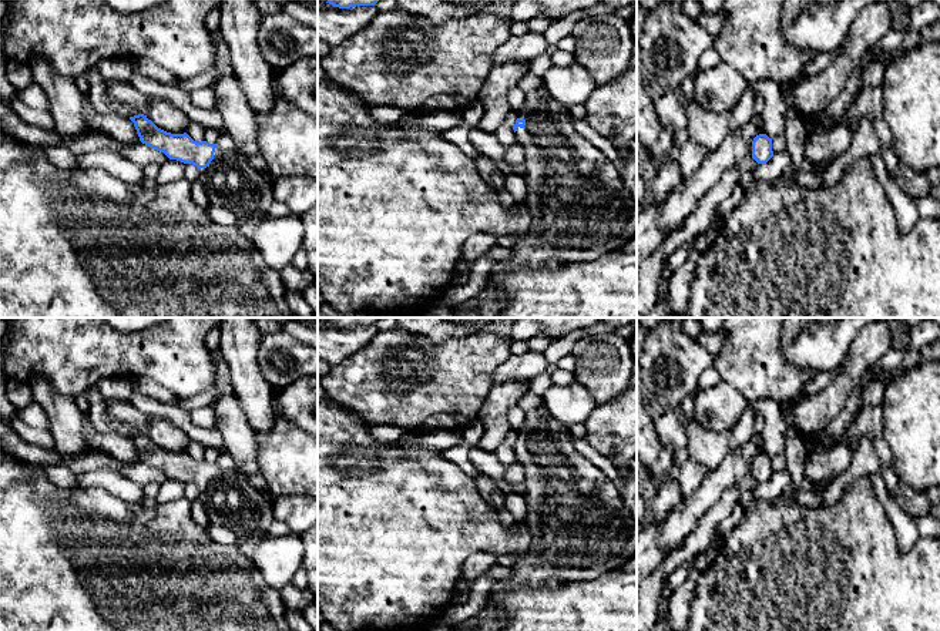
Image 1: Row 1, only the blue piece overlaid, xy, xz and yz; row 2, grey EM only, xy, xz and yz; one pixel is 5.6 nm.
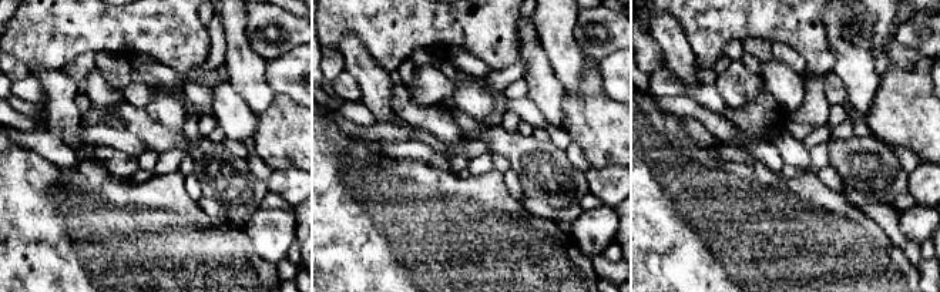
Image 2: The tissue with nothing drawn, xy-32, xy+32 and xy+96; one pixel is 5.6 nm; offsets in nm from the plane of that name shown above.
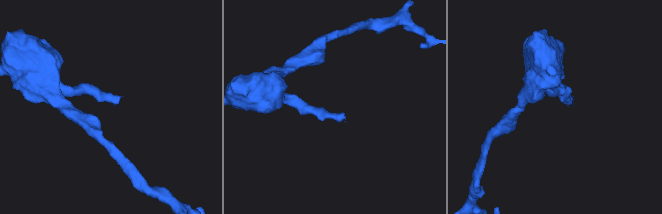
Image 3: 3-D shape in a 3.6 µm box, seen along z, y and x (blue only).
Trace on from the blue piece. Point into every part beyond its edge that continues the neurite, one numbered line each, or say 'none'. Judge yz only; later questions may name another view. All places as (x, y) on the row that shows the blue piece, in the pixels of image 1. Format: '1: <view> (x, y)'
none

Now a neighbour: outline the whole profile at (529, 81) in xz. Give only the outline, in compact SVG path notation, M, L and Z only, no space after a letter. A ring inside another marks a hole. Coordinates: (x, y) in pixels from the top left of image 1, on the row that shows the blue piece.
M526 71L526 74L520 78L517 87L524 93L538 91L543 85L543 78L533 74L531 71Z

